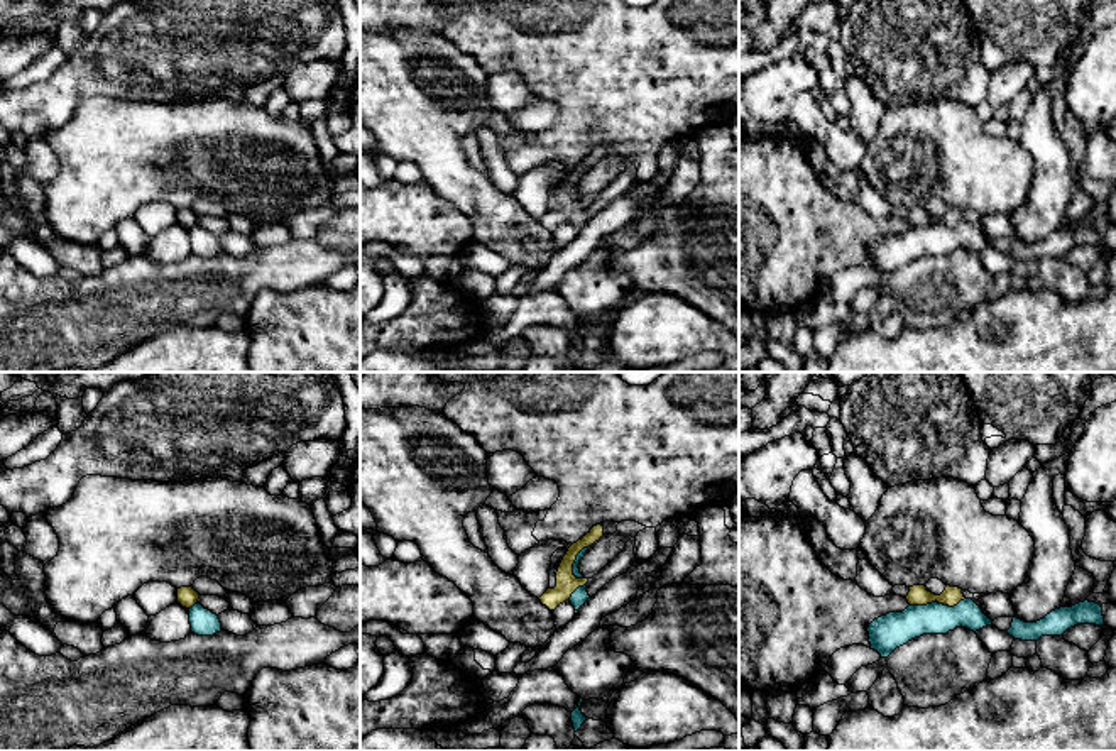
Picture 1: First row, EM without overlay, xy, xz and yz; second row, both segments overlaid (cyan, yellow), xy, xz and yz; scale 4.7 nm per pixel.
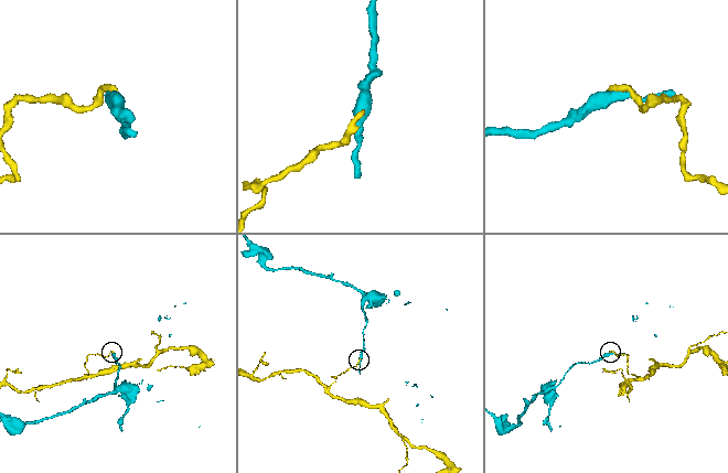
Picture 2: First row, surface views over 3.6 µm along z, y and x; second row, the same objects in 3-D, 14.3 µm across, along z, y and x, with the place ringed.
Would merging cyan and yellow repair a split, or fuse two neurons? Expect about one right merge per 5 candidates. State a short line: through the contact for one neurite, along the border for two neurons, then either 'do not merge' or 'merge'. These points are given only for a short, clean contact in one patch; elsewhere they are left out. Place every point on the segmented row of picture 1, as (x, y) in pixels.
line xz (587, 547), (577, 555), (574, 564), (574, 575), (577, 579); do not merge

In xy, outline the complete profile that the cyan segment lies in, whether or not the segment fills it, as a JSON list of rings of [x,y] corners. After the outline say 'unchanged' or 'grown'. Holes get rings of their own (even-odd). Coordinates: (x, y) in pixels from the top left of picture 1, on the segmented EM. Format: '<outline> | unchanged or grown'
[[[194,604],[189,611],[191,633],[198,636],[213,636],[222,631],[222,622],[216,614]]] | unchanged

